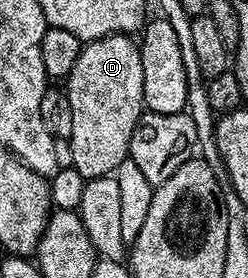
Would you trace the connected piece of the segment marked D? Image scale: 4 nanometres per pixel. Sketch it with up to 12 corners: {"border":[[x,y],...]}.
{"border":[[83,43],[66,85],[71,169],[115,175],[146,110],[139,45]]}

